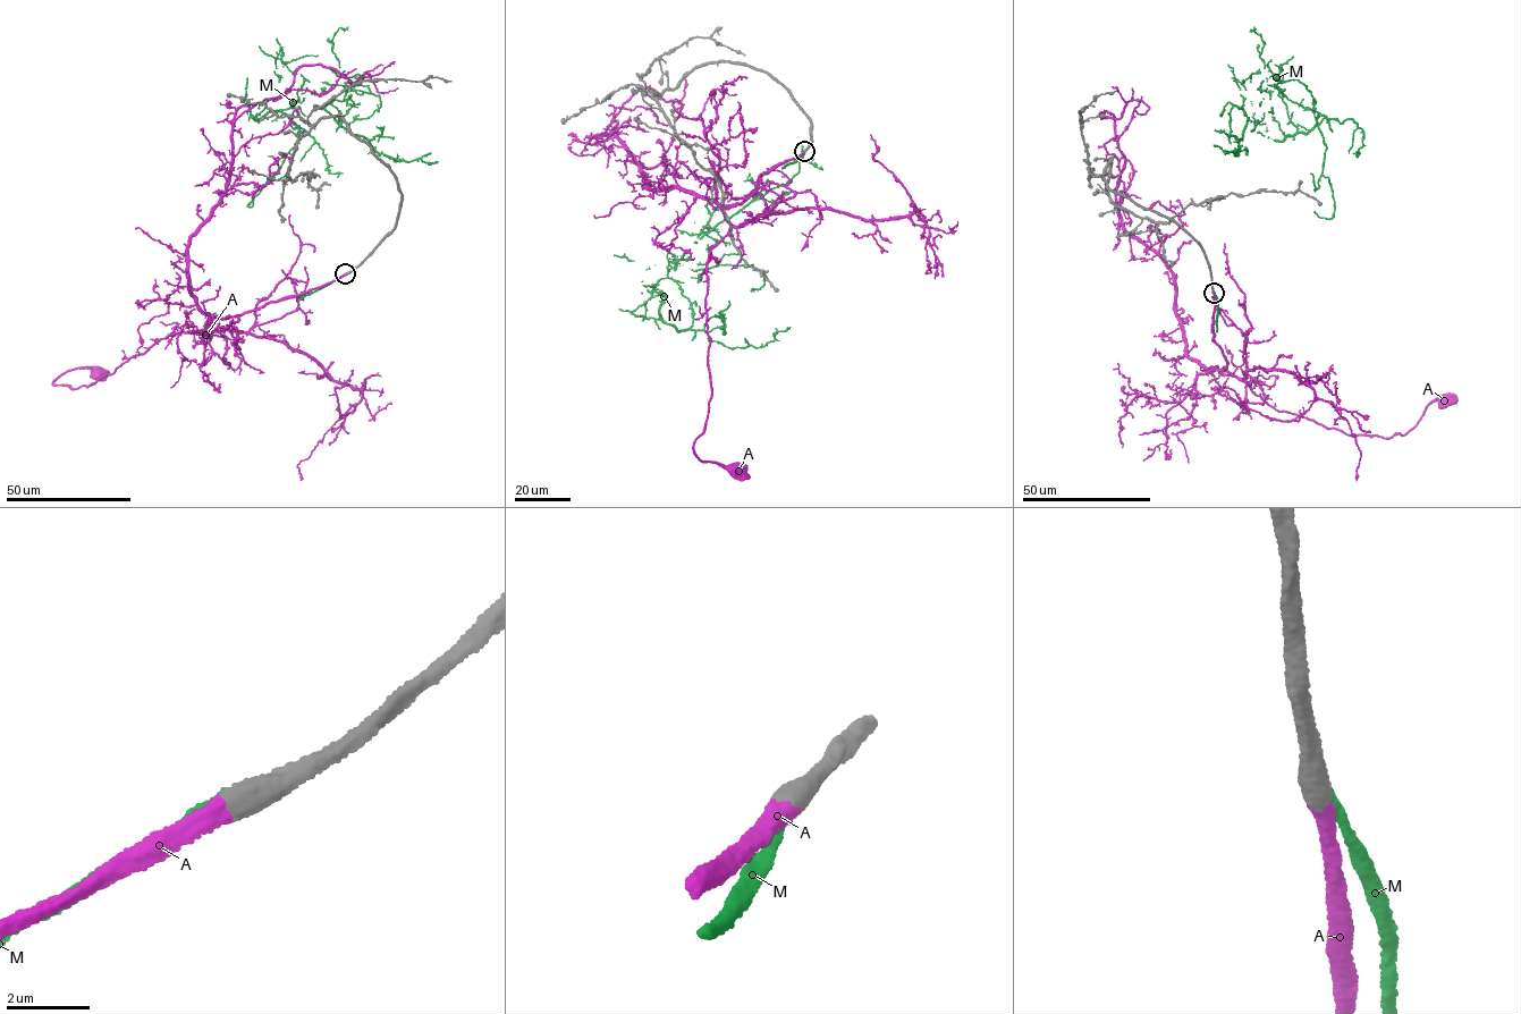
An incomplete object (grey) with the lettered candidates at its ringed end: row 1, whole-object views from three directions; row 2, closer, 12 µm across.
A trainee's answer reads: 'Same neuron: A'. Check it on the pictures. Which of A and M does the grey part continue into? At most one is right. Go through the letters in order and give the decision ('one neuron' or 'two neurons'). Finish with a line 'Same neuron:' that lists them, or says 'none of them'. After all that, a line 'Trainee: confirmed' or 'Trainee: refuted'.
A: one neuron
M: two neurons
Same neuron: A
Trainee: confirmed

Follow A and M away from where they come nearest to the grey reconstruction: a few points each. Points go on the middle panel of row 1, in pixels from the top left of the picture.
A: (804, 151), (723, 209), (729, 230), (707, 264), (711, 398), (693, 446), (704, 462), (734, 470)
M: (804, 151), (699, 235), (729, 244), (677, 281), (690, 328), (724, 318), (725, 334), (715, 314)

